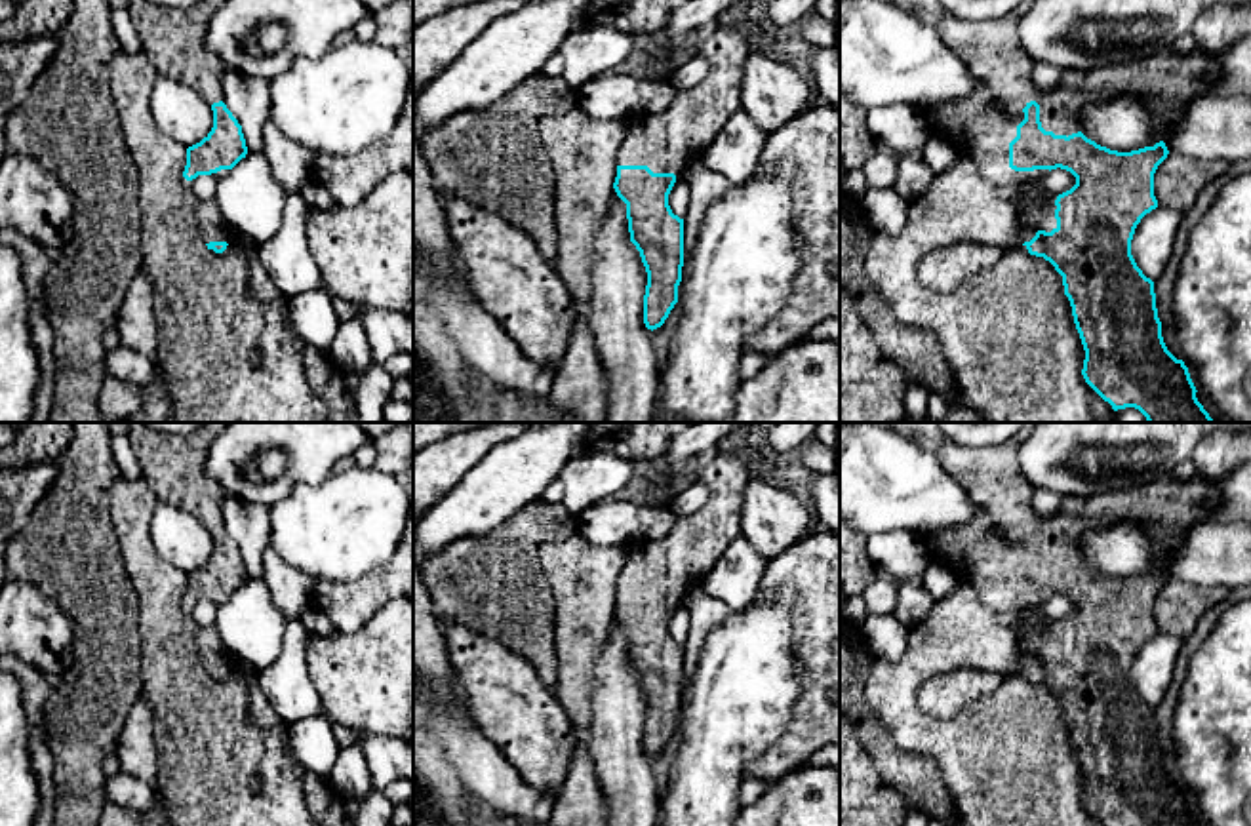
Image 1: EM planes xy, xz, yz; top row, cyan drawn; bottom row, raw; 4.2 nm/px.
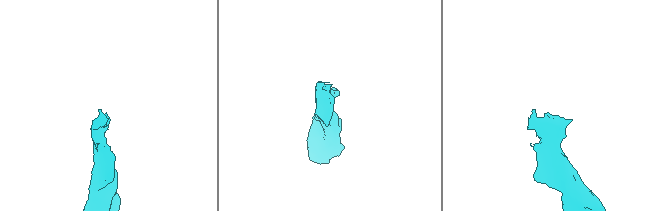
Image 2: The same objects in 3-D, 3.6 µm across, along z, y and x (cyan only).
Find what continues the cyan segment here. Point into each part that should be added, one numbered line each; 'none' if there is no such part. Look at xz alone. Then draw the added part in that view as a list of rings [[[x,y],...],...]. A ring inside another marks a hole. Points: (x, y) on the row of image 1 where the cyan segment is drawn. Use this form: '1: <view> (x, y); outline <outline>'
1: xz (661, 141); outline [[[750,15],[724,17],[699,38],[699,51],[708,61],[708,74],[693,88],[678,89],[672,103],[653,114],[636,112],[617,152],[617,166],[647,166],[653,173],[678,173],[693,152],[703,152],[722,128],[741,112],[741,80],[745,63],[754,51],[760,27]]]

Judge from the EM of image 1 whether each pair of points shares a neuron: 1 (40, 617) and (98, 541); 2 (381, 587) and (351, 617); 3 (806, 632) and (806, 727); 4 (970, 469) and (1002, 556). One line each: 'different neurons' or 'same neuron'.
1: different neurons
2: same neuron
3: same neuron
4: same neuron

